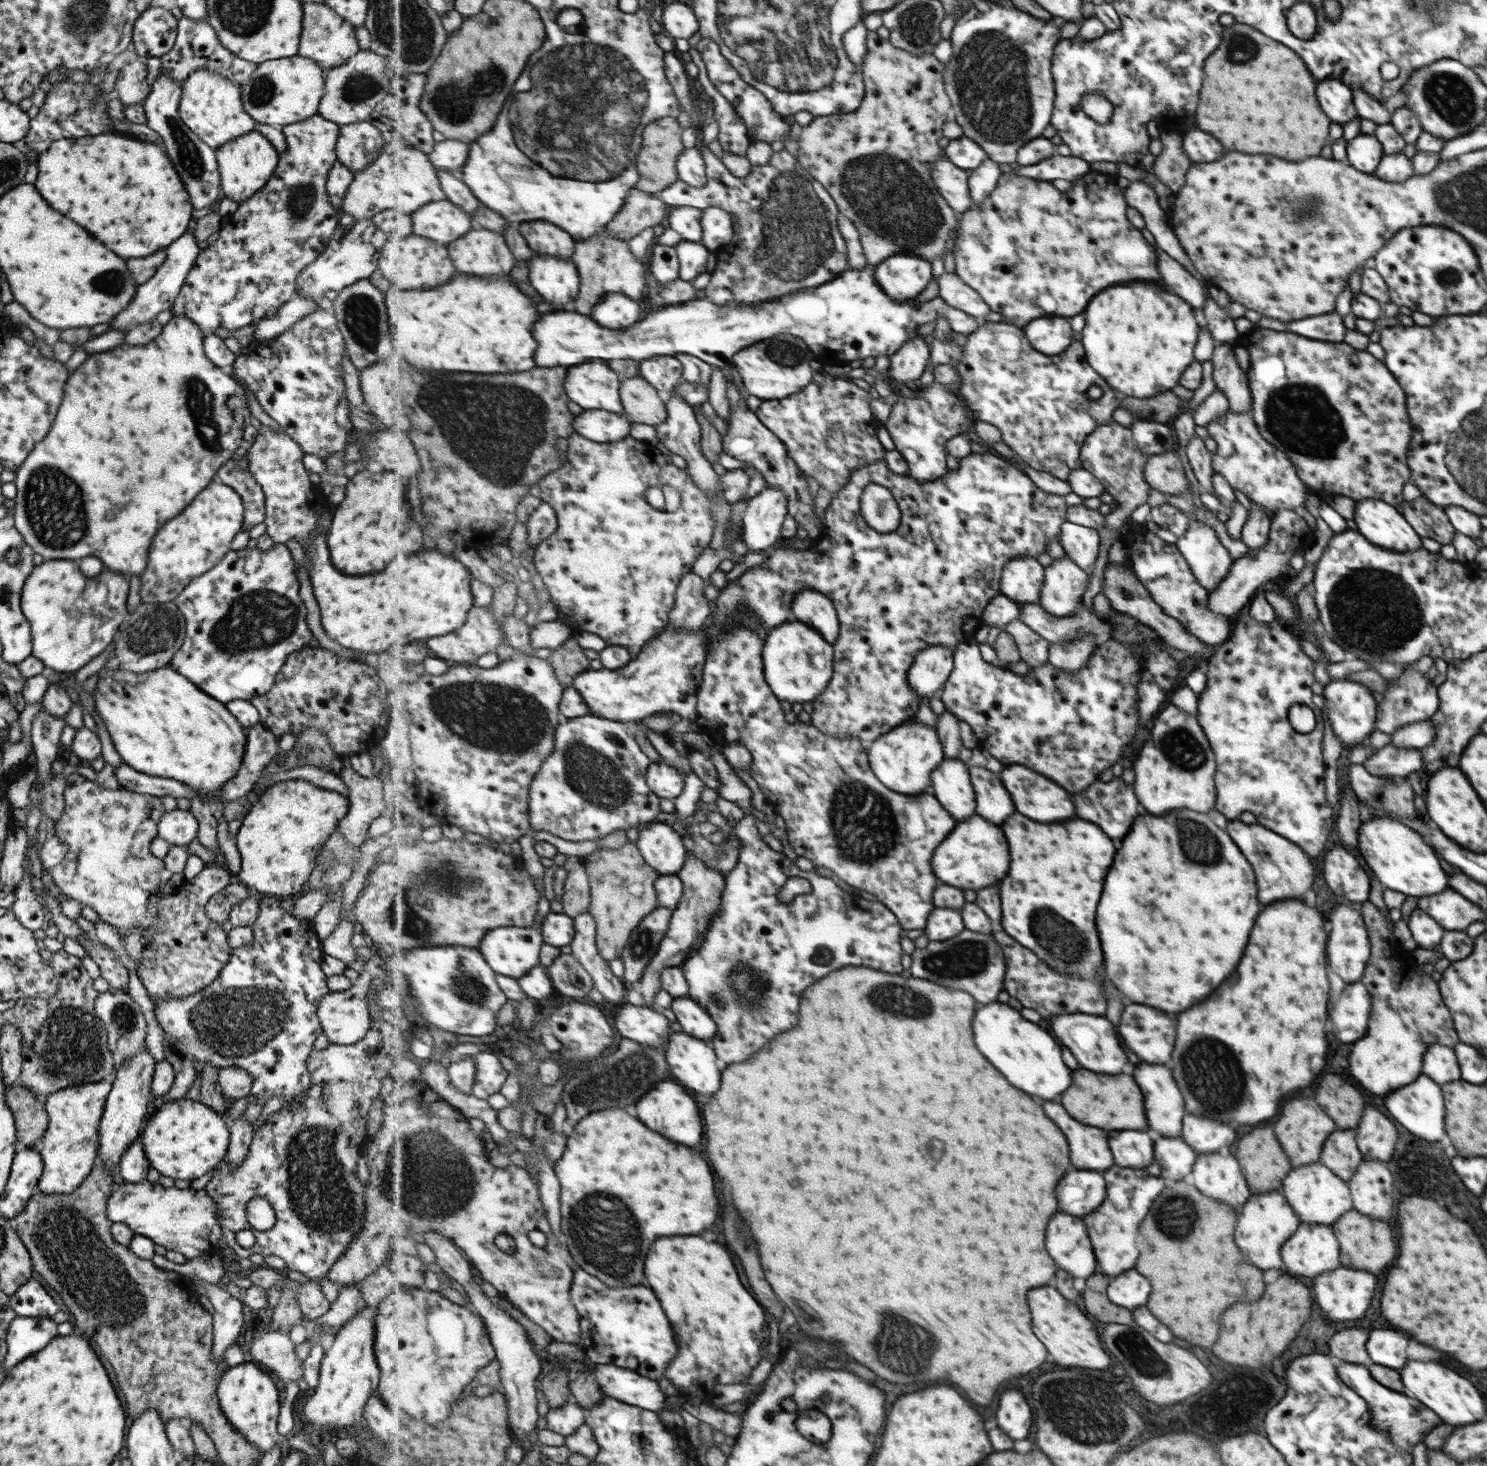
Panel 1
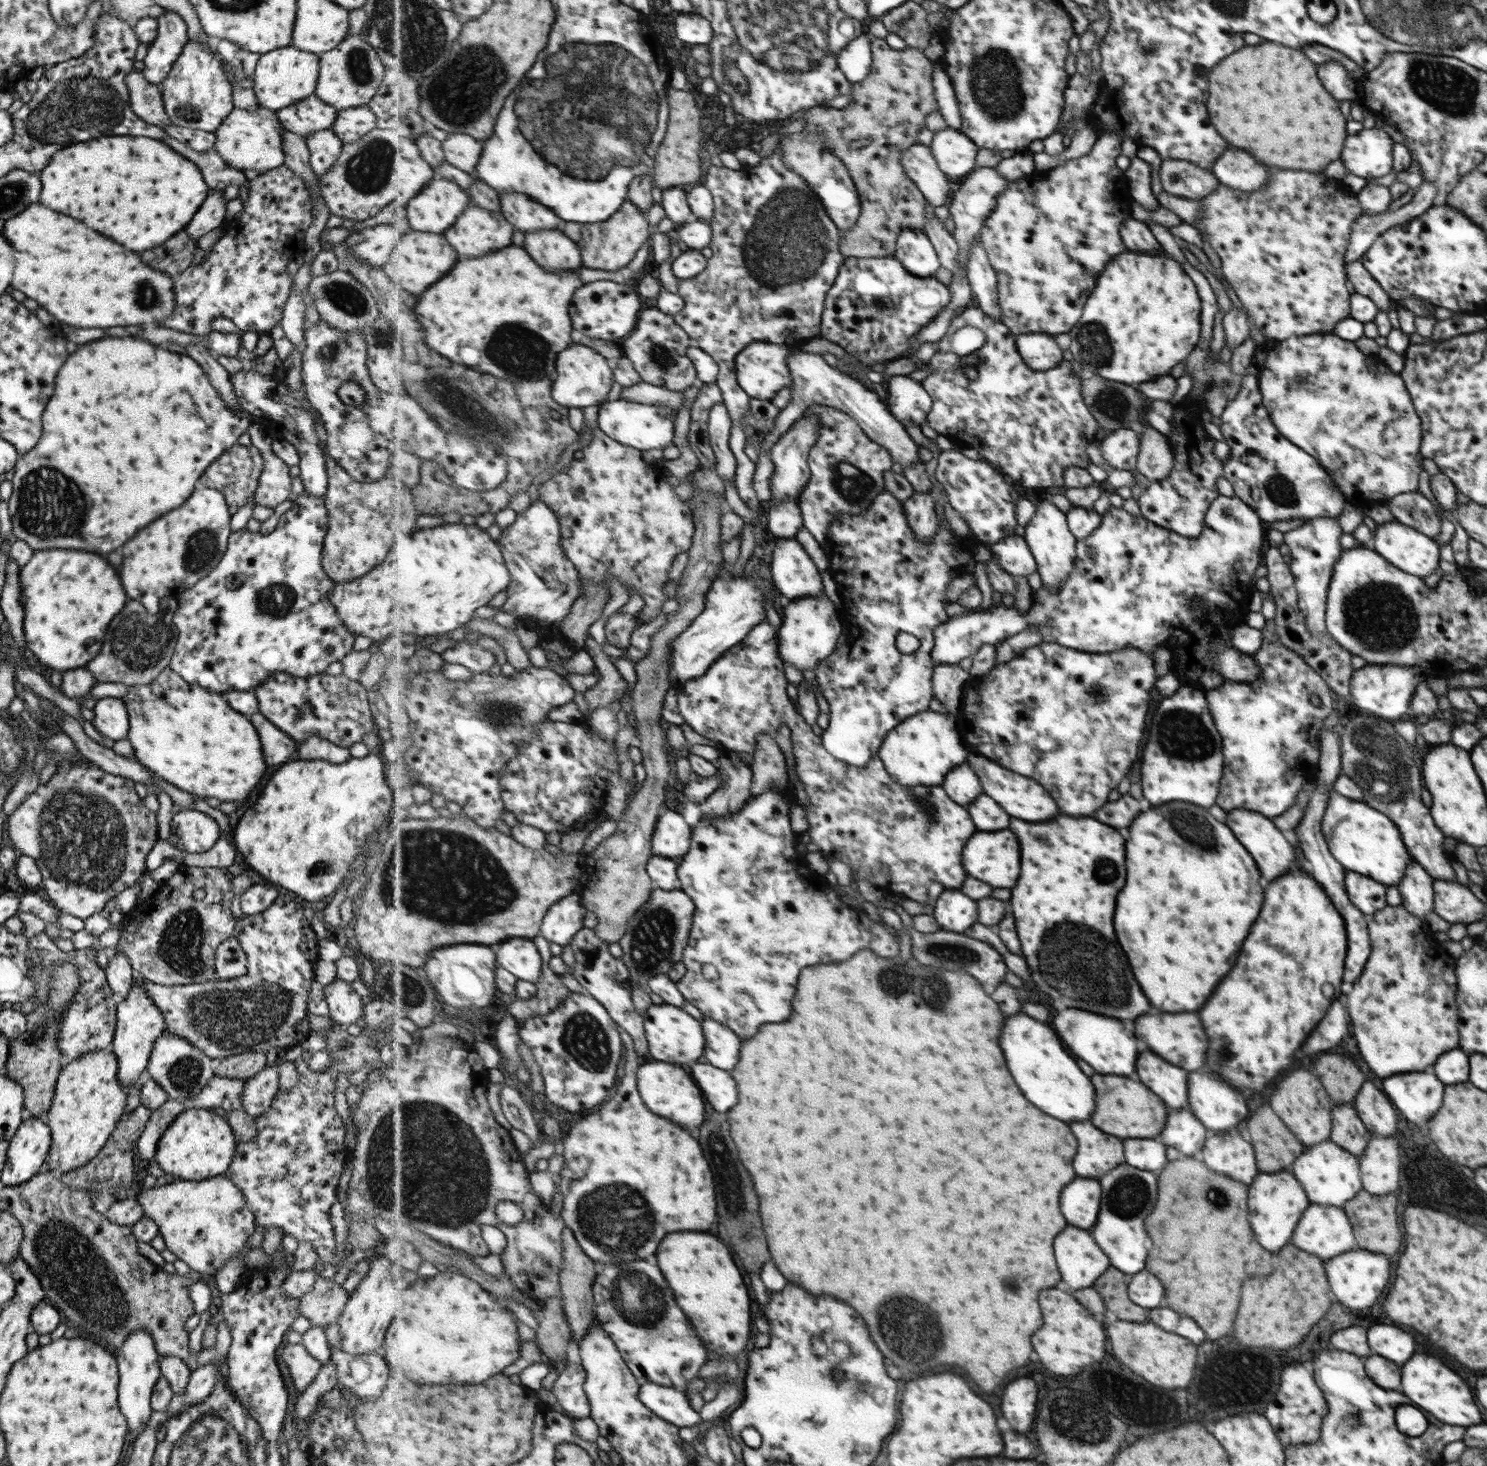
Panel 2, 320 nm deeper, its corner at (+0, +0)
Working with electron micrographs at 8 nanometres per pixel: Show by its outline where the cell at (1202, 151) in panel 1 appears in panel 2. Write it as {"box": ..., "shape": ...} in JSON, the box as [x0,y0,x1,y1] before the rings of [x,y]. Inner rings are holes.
{"box":[1209,150,1270,192],"shape":[[[1225,150],[1225,154],[1214,161],[1209,171],[1220,184],[1244,192],[1259,190],[1270,179],[1270,172],[1265,166],[1239,150]]]}

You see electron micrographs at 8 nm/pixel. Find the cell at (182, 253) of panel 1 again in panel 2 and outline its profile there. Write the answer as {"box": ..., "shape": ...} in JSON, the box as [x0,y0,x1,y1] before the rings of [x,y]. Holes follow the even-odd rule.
{"box":[187,189,226,240],"shape":[[[211,189],[204,201],[199,205],[197,212],[187,224],[187,234],[192,240],[197,240],[212,228],[219,227],[225,214],[226,200],[221,196],[223,190]]]}

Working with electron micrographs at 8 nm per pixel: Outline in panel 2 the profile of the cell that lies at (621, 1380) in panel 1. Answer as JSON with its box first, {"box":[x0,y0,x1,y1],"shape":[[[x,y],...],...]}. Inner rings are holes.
{"box":[639,1381,702,1427],"shape":[[[647,1381],[641,1385],[639,1398],[657,1416],[678,1427],[695,1426],[702,1422],[699,1412],[691,1406],[688,1394],[676,1388]]]}

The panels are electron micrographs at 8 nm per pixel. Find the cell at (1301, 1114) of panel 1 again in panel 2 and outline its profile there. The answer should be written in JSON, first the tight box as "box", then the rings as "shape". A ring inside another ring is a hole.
{"box":[1269,1070,1331,1147],"shape":[[[1297,1070],[1297,1072],[1289,1072],[1287,1076],[1283,1076],[1275,1084],[1275,1096],[1273,1096],[1273,1092],[1269,1096],[1269,1106],[1273,1106],[1274,1111],[1277,1110],[1275,1113],[1305,1147],[1317,1145],[1329,1136],[1329,1130],[1331,1130],[1331,1122],[1329,1122],[1331,1102],[1329,1102],[1324,1085],[1312,1072]]]}

